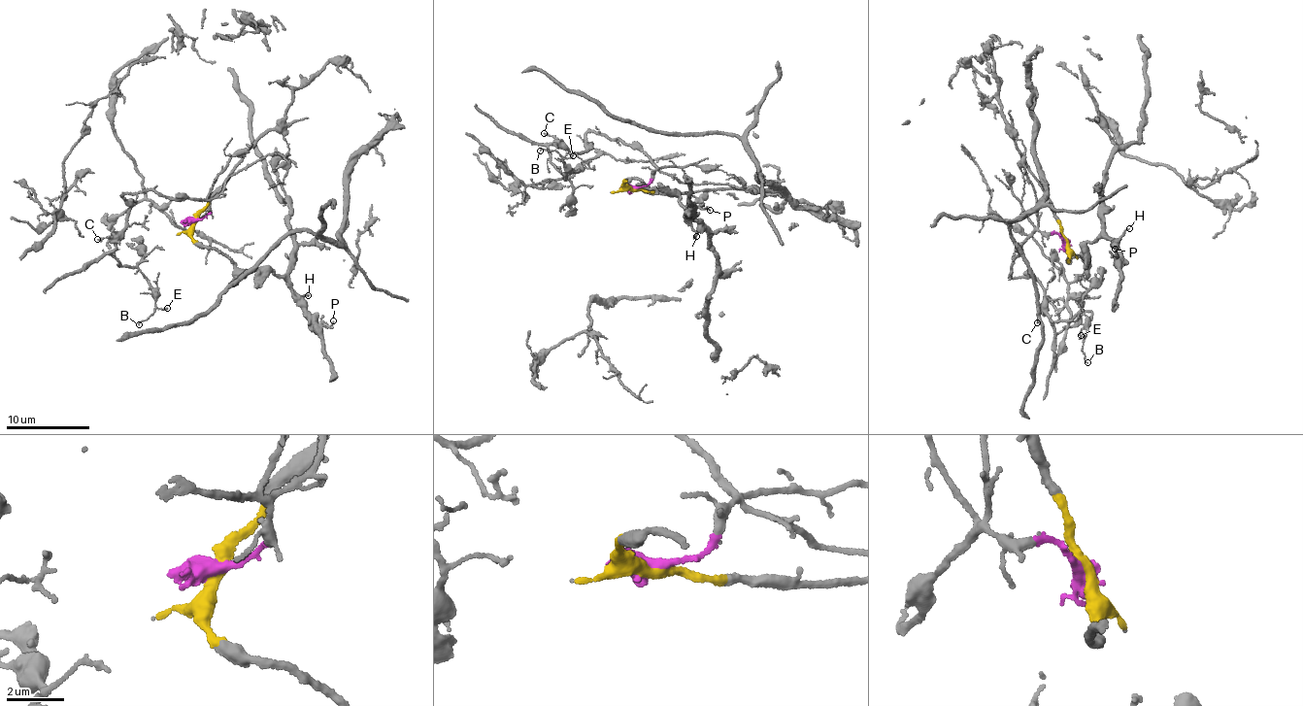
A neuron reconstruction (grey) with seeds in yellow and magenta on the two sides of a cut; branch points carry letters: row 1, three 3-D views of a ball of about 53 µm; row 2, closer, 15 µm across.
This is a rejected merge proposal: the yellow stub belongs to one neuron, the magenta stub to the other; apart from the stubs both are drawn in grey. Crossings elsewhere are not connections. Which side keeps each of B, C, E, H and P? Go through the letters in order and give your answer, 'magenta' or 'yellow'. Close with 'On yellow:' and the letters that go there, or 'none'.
B: magenta
C: magenta
E: magenta
H: yellow
P: yellow
On yellow: H, P

